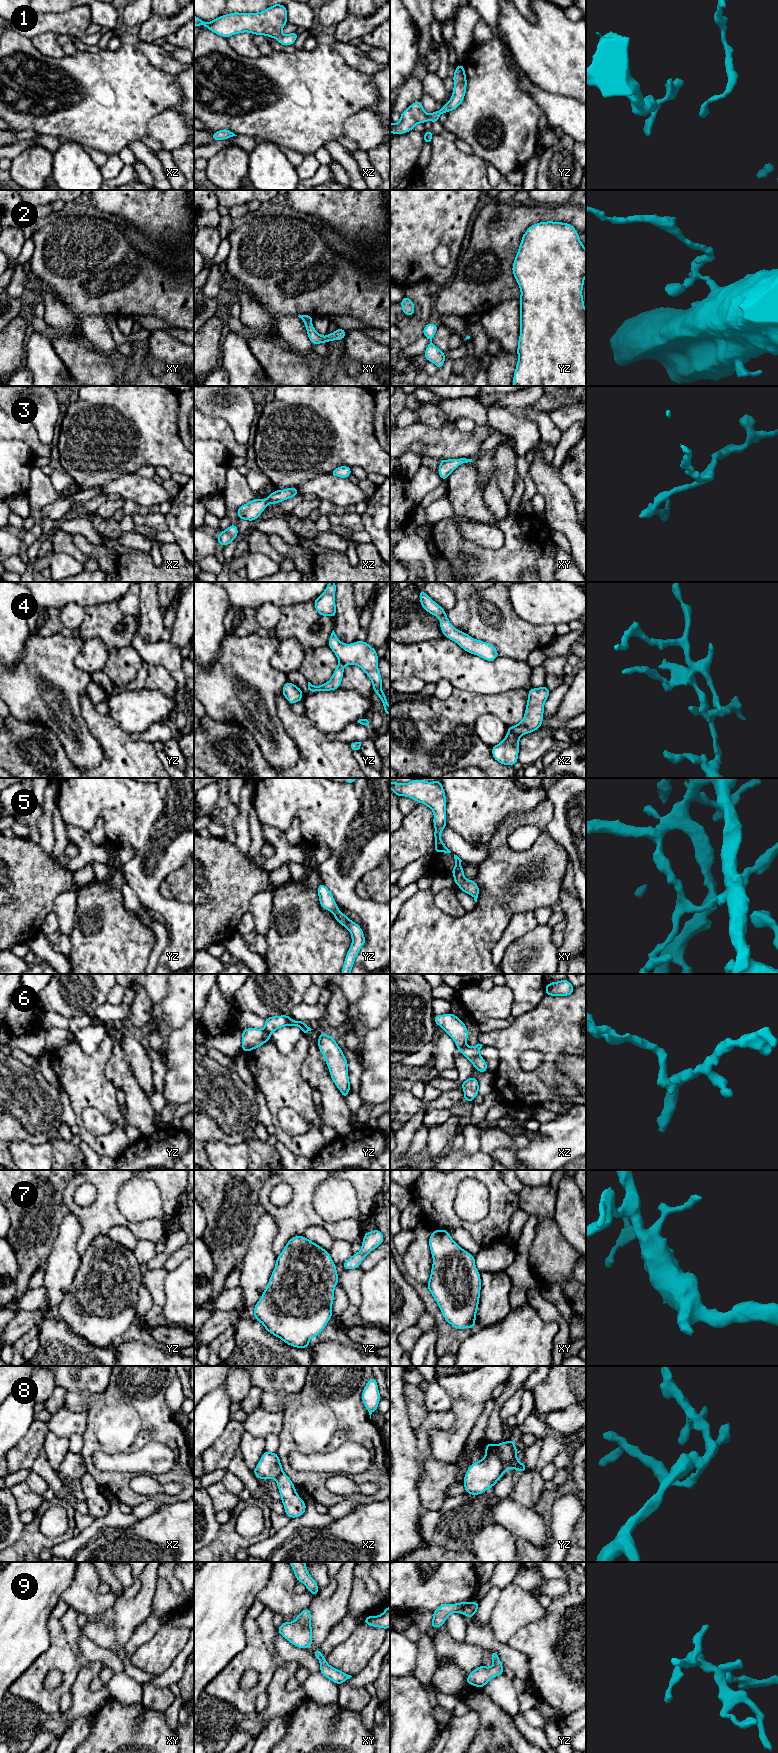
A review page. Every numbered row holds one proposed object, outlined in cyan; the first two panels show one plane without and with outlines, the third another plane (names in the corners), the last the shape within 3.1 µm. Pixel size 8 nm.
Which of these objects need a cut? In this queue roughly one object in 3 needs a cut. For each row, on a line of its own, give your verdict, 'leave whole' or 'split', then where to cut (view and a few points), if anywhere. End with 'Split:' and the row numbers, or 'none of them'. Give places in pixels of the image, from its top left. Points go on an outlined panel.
1: leave whole; no cut
2: leave whole; no cut
3: leave whole; no cut
4: split; cut in xz along (508, 730), (519, 737)
5: leave whole; no cut
6: split; cut in xz along (466, 1044), (457, 1048)
7: leave whole; no cut
8: split; cut in yz along (496, 1445), (498, 1457), (506, 1468)
9: leave whole; no cut
Split: 4, 6, 8

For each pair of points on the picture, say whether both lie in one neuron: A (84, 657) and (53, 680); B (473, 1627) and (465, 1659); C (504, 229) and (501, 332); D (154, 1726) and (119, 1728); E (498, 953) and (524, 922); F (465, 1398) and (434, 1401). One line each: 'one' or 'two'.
A: two
B: two
C: two
D: one
E: one
F: two

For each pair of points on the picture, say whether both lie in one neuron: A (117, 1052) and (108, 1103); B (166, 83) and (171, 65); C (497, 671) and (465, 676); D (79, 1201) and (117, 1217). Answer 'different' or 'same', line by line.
A: different
B: different
C: same
D: same

